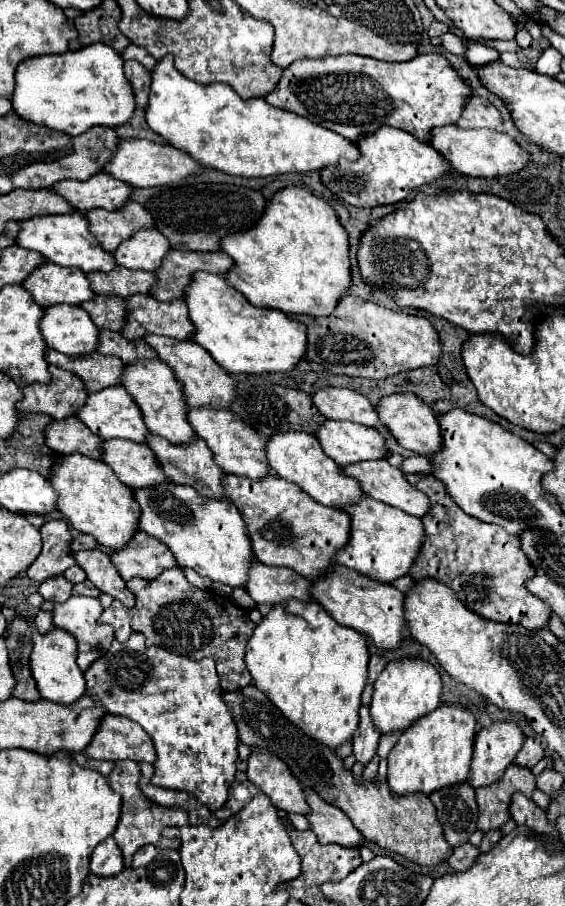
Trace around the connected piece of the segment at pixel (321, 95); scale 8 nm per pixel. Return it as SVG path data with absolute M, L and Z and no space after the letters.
M344 54L344 56L316 58L316 60L304 58L294 62L284 70L276 90L270 92L264 100L276 108L296 112L308 118L310 122L348 138L350 142L358 142L362 134L370 134L384 124L406 130L418 140L428 142L432 138L434 128L458 122L462 114L462 106L466 106L466 98L470 98L470 94L474 92L468 80L464 80L456 72L456 68L448 64L444 54L418 54L408 62L382 62L366 56Z

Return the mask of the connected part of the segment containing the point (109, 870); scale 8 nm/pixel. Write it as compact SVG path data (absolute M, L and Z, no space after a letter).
M106 838L106 842L100 842L98 848L94 848L90 858L90 874L96 876L114 876L124 868L122 864L122 852L116 846L114 838Z

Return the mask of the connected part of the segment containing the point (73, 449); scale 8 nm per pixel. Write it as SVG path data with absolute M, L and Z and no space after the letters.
M78 416L54 420L46 430L46 444L58 454L84 454L88 458L102 458L102 438L98 438Z

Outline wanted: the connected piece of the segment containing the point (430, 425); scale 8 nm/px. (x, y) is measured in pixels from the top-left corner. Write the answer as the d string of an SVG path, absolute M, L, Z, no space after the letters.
M390 394L380 400L376 410L378 410L380 422L384 426L388 426L388 430L400 442L402 448L406 448L414 454L428 456L428 458L442 450L442 436L440 436L438 420L434 416L434 412L430 410L430 406L426 406L426 402L422 402L414 394Z

